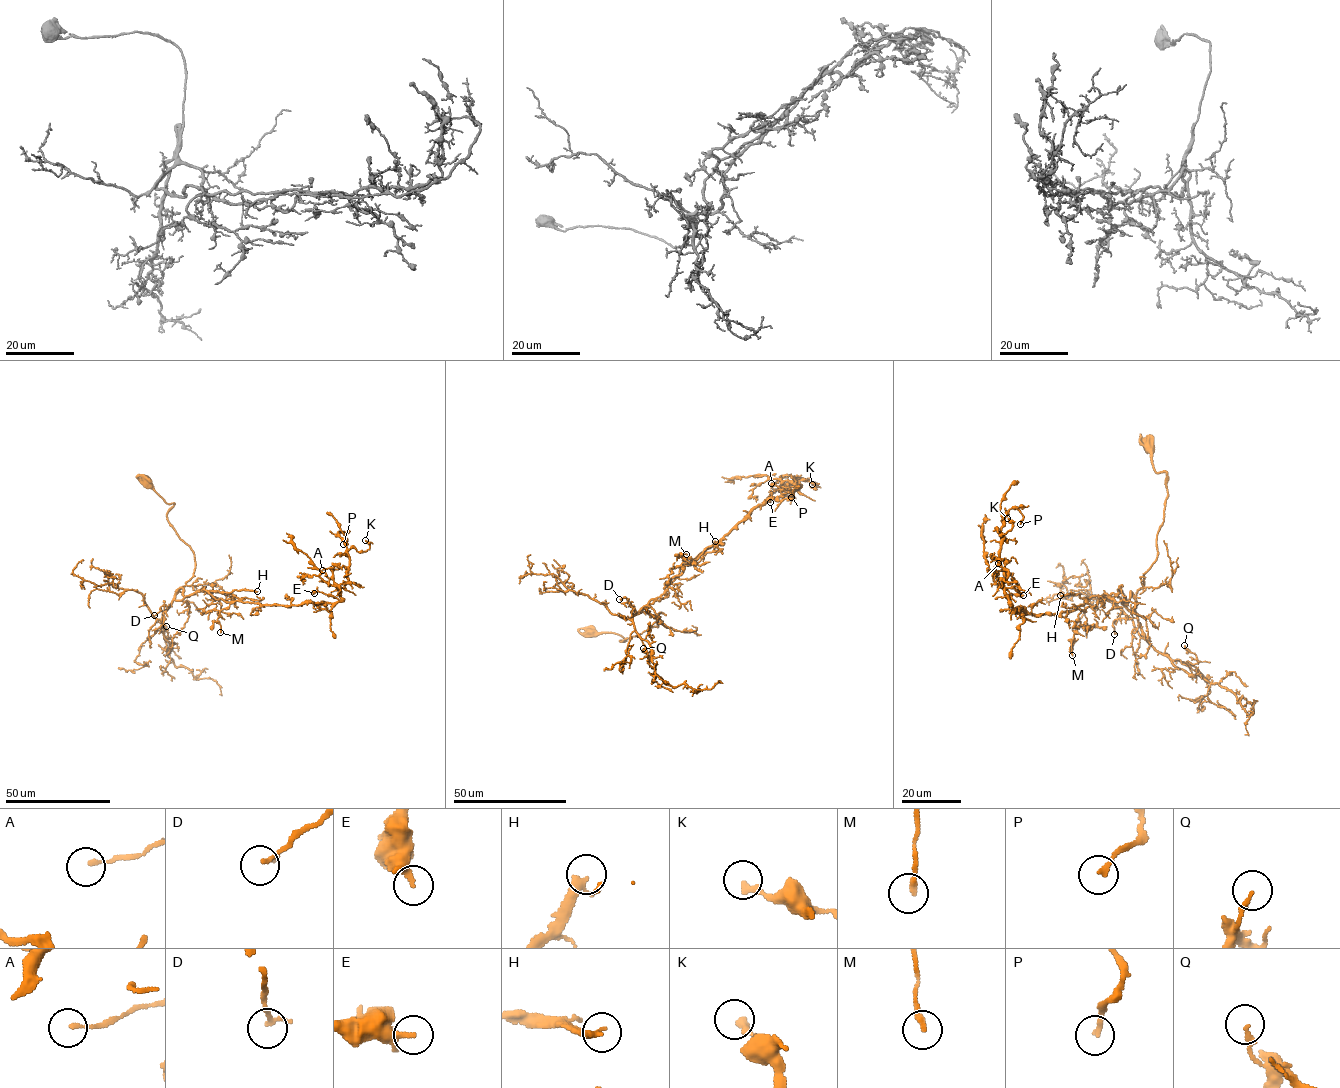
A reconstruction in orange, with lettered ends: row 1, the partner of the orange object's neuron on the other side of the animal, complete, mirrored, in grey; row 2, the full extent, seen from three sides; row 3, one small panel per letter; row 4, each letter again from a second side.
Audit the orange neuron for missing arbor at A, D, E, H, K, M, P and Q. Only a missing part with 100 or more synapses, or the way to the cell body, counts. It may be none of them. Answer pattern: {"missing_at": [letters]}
{"missing_at": ["H"]}

